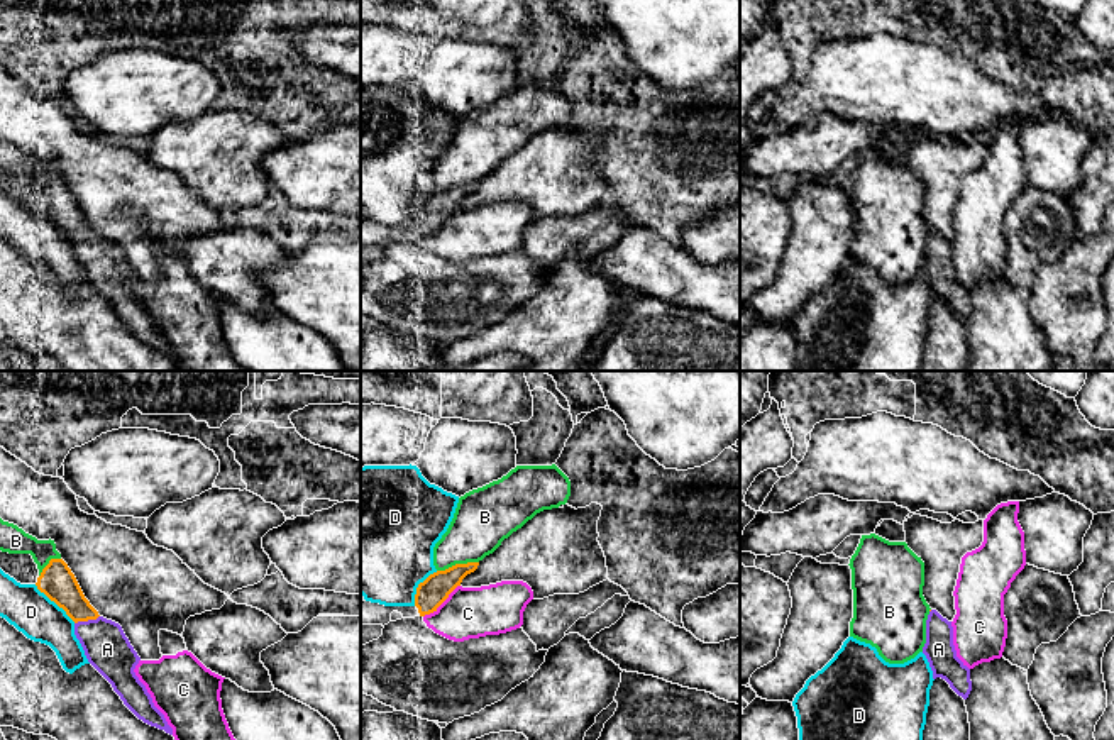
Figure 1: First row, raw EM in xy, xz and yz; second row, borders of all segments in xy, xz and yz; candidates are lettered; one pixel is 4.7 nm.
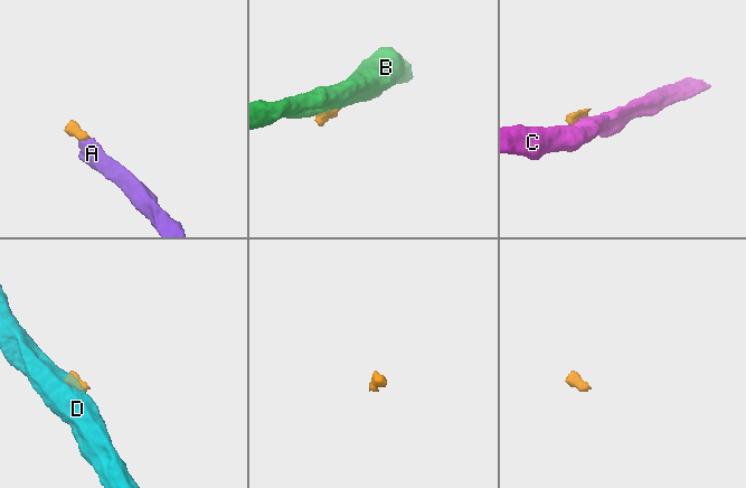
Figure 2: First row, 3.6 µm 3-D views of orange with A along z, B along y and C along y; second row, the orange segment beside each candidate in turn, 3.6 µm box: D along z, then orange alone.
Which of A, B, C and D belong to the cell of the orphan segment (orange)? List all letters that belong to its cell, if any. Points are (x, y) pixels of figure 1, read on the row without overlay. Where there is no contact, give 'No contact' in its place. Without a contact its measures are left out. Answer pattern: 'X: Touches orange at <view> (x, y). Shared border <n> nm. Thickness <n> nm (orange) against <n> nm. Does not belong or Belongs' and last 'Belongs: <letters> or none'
A: Touches orange at xy (87, 241). Shared border 130 nm. Thickness 170 nm (orange) against 220 nm. Belongs
B: Touches orange at xz (457, 185). Shared border 200 nm. Thickness 140 nm (orange) against 280 nm. Does not belong
C: Touches orange at xz (441, 224). Shared border 240 nm. Thickness 140 nm (orange) against 240 nm. Does not belong
D: Touches orange at xy (55, 222). Shared border 260 nm. Thickness 170 nm (orange) against 220 nm. Does not belong
Belongs: A

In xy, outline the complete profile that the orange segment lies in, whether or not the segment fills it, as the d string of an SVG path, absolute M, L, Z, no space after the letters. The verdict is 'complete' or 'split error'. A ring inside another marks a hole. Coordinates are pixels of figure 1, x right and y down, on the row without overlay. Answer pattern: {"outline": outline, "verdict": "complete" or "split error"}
{"outline": "M0 171L0 190L20 205L36 205L41 213L63 229L74 242L74 256L88 283L112 305L124 325L144 344L173 356L173 349L134 293L141 278L122 247L98 235L63 179L51 179L39 191L30 174Z", "verdict": "split error"}

